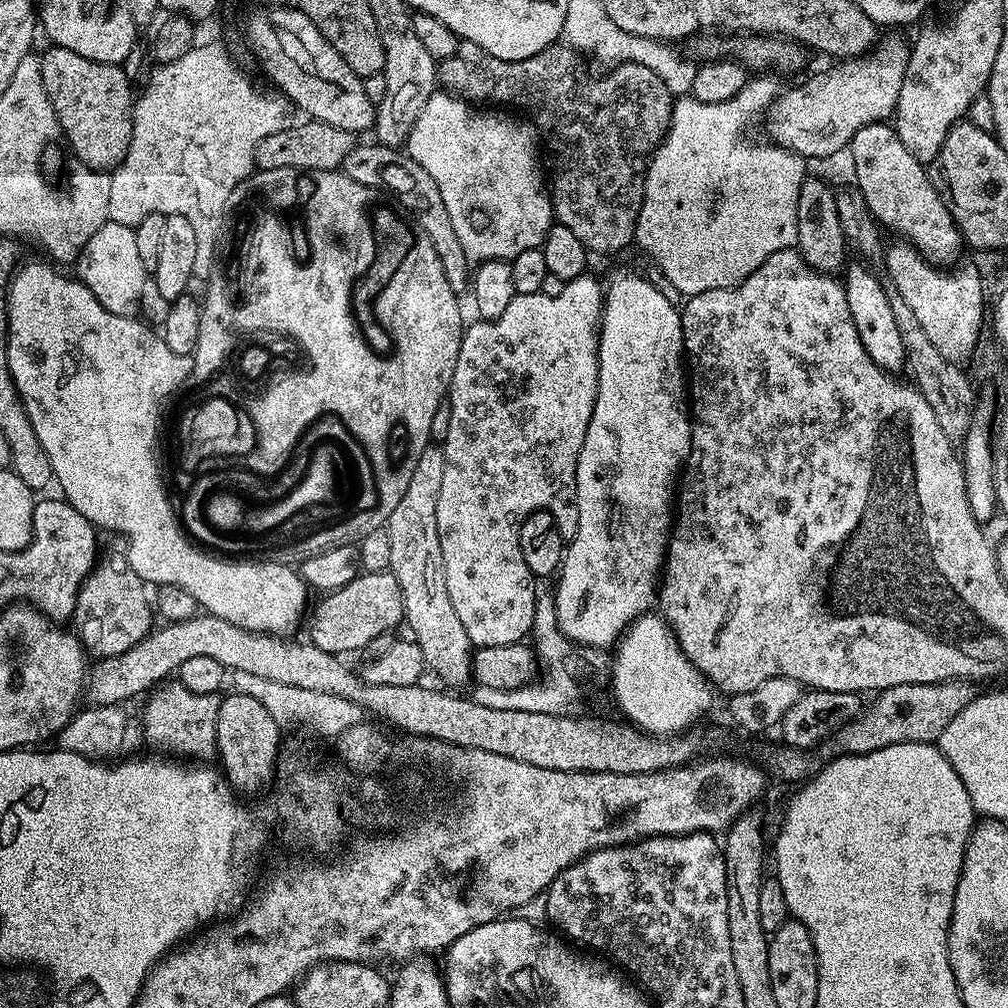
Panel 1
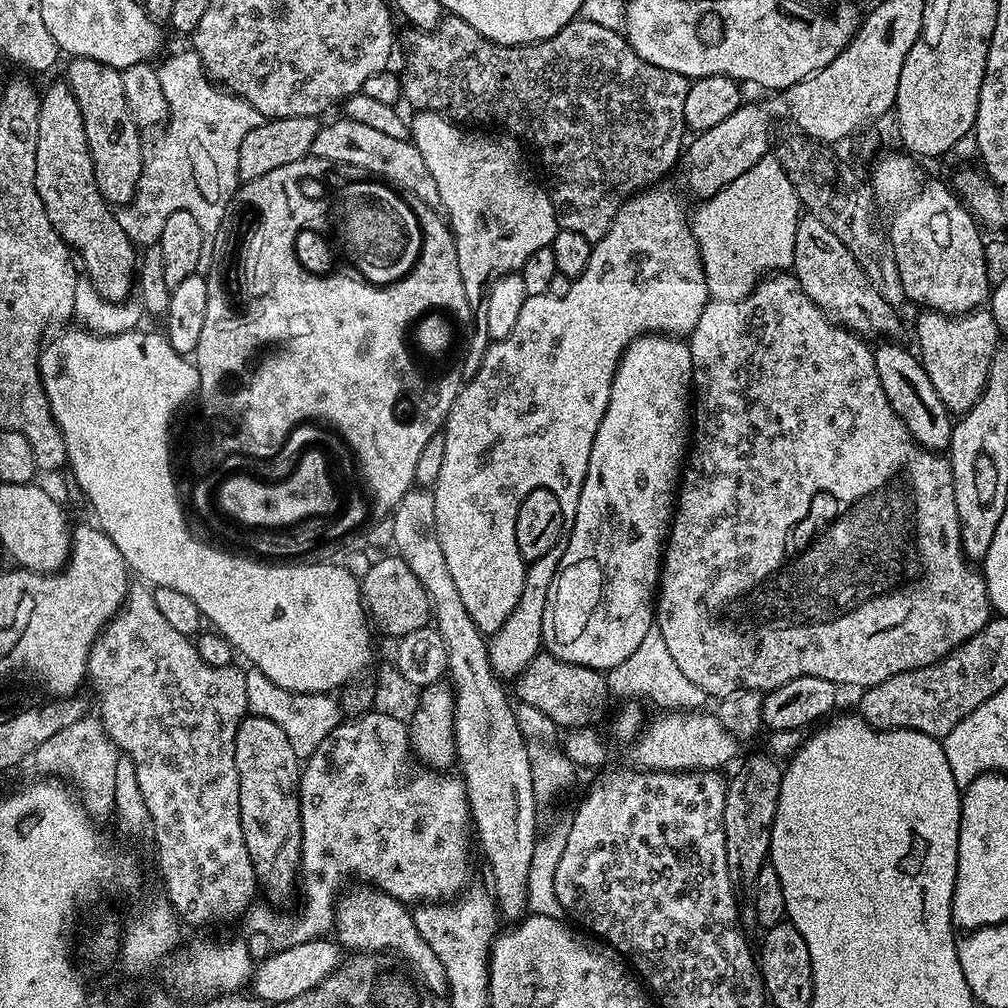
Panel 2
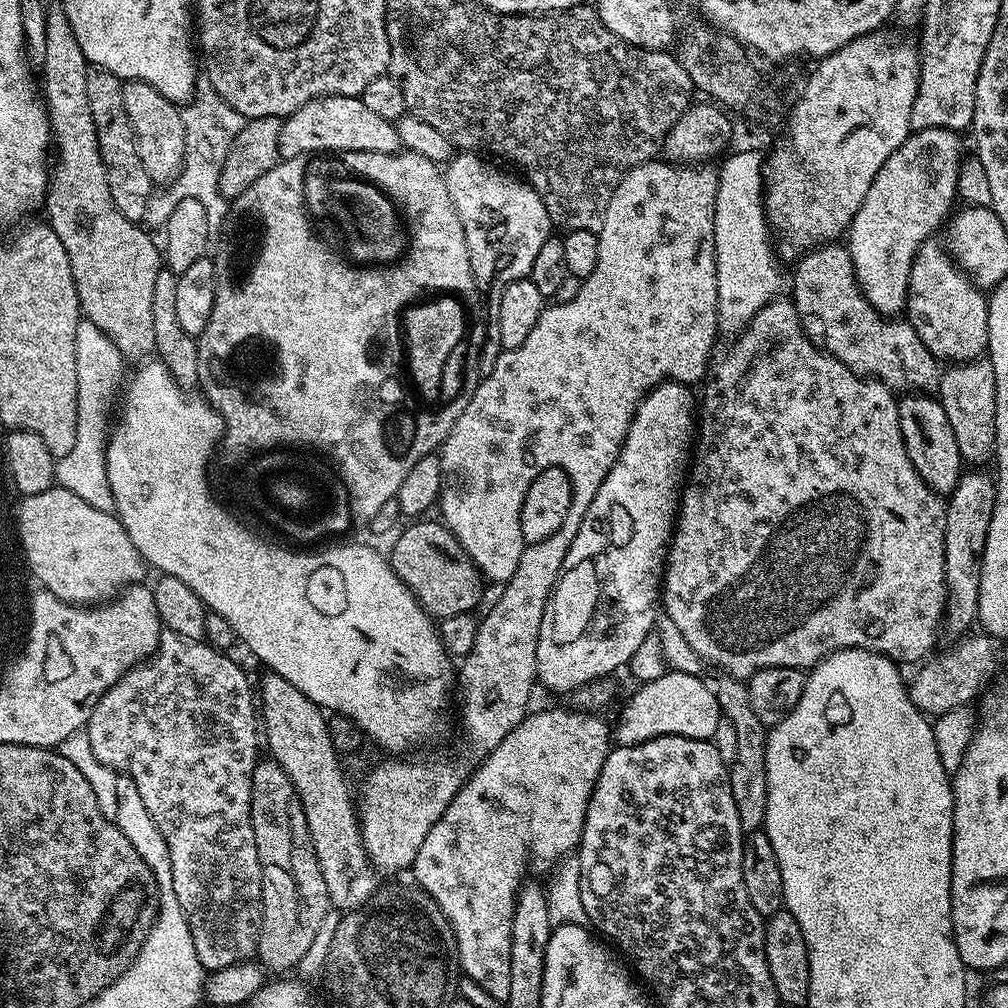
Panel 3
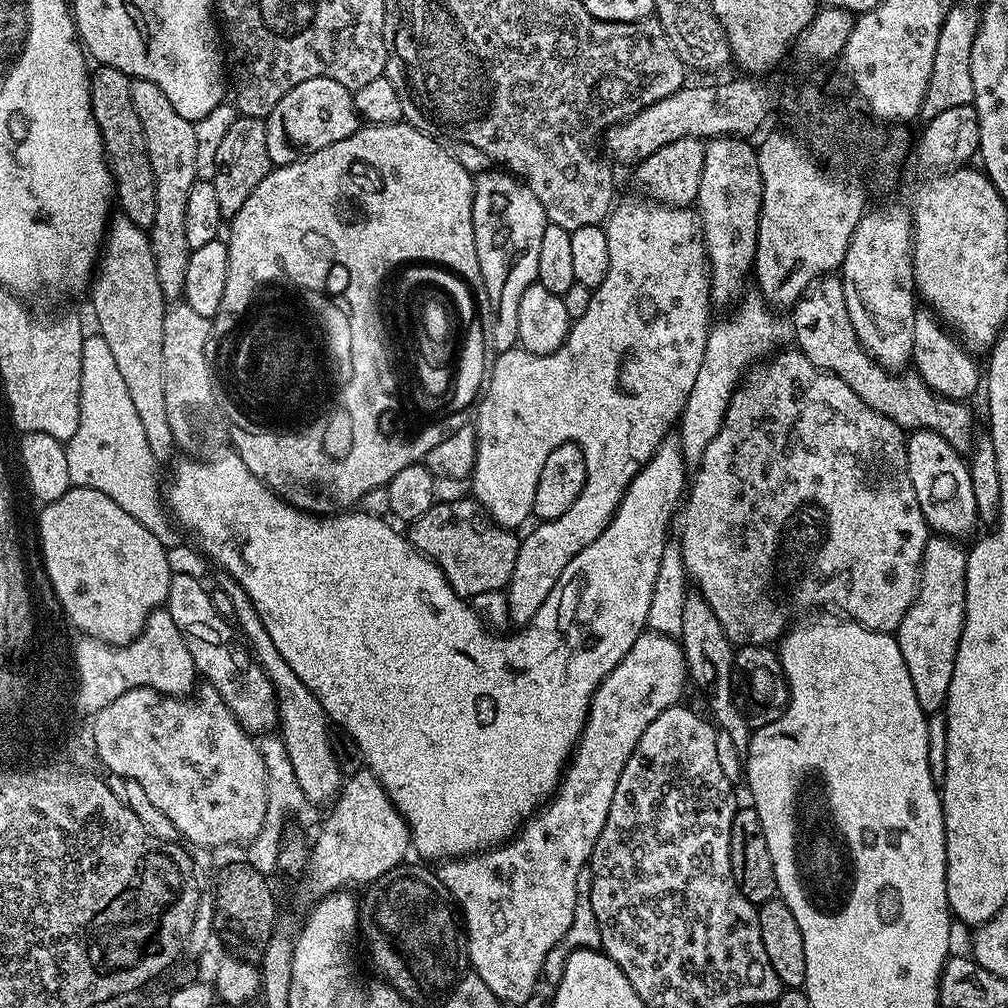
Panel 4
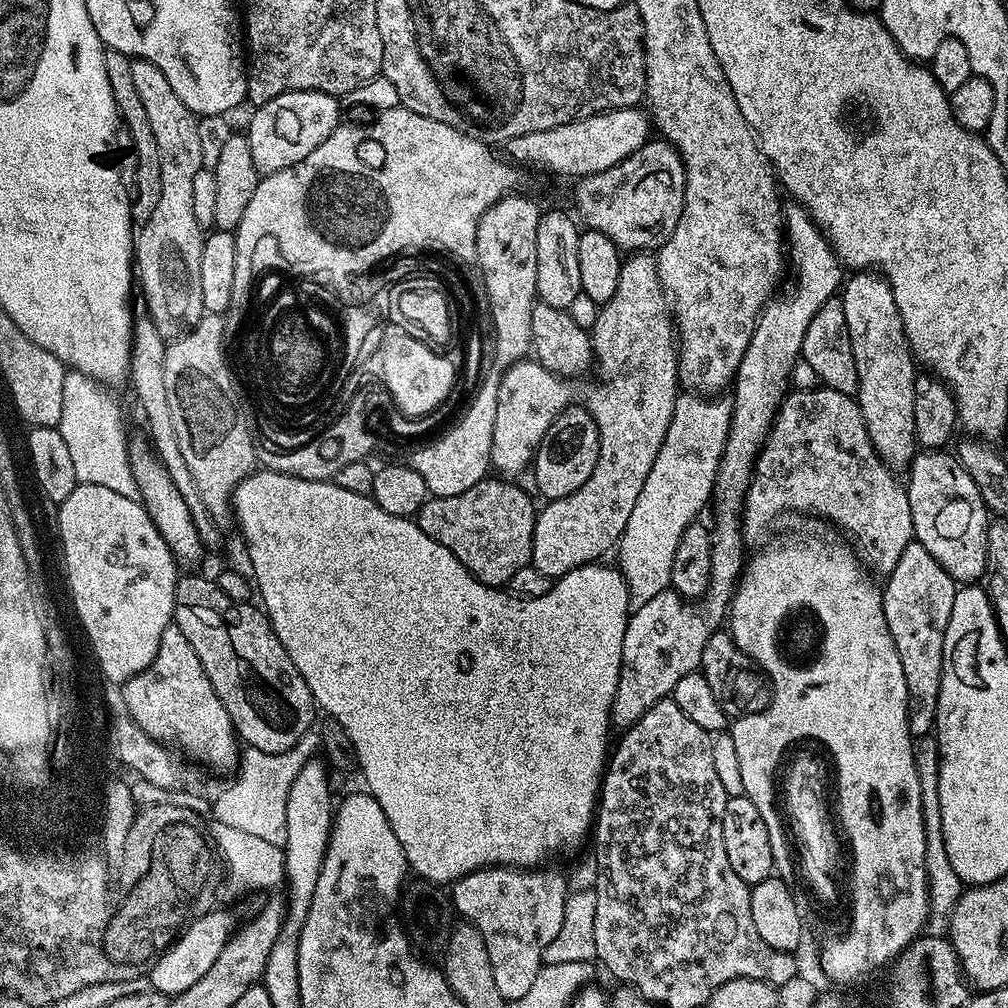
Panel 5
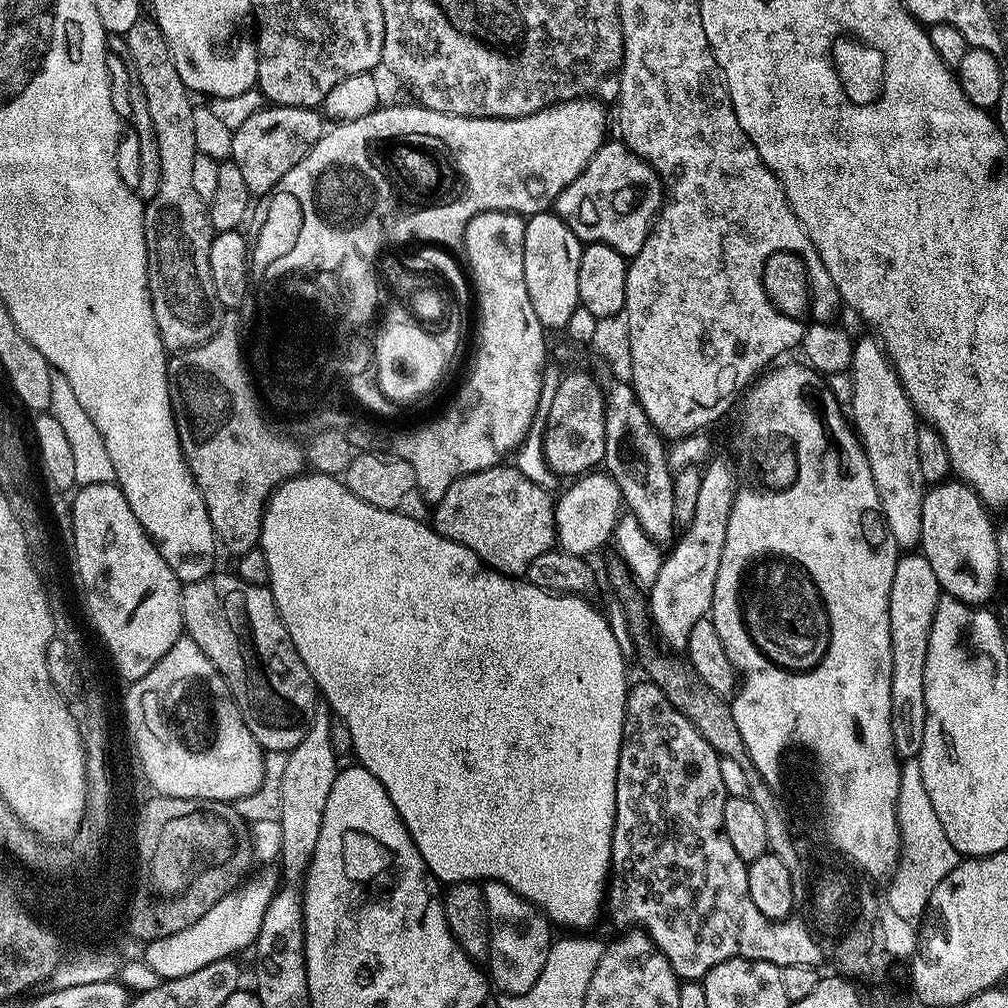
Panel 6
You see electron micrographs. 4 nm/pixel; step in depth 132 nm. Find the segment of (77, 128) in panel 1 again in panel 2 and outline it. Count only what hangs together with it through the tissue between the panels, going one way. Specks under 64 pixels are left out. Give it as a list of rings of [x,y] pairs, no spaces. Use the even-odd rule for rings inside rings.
[[[81,56],[67,62],[66,83],[74,98],[78,98],[78,110],[82,110],[82,126],[86,126],[86,146],[90,146],[98,190],[109,205],[128,204],[138,190],[138,178],[142,174],[146,148],[140,145],[142,129],[134,122],[130,106],[126,106],[122,71]]]

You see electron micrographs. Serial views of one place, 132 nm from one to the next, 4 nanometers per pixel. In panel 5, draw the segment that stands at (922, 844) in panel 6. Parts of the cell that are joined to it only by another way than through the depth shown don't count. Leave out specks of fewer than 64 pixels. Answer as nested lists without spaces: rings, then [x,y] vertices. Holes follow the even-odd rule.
[[[917,757],[916,769],[919,774],[919,786],[922,788],[923,822],[926,830],[926,868],[928,874],[929,918],[926,932],[929,936],[947,937],[949,918],[954,906],[961,896],[964,883],[958,878],[954,868],[950,866],[950,858],[946,855],[945,840],[942,838],[941,803],[938,802],[938,766],[939,757]]]

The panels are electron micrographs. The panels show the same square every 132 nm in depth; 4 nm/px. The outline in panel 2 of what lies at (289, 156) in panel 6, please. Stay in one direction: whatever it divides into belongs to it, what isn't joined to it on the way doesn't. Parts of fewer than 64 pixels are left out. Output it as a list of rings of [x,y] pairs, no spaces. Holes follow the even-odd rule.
[[[339,118],[333,124],[325,123],[320,133],[314,138],[311,155],[327,161],[329,165],[349,164],[352,168],[365,168],[373,177],[395,186],[401,193],[409,192],[412,200],[420,200],[426,206],[440,208],[438,182],[434,182],[434,174],[426,167],[422,154],[418,154],[416,145],[411,139],[389,138],[371,126],[362,122],[354,122],[347,118]]]

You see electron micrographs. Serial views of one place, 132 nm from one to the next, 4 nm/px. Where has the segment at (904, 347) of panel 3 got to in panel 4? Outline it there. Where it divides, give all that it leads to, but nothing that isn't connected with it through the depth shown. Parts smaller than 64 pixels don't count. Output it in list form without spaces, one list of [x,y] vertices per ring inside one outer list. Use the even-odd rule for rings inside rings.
[[[839,275],[822,276],[812,283],[792,305],[790,319],[796,335],[795,347],[806,354],[806,358],[810,358],[812,365],[821,372],[842,378],[842,382],[846,382],[846,386],[850,386],[850,390],[854,390],[854,394],[858,394],[858,398],[862,398],[870,410],[878,410],[878,414],[890,418],[890,422],[905,430],[938,434],[946,438],[946,442],[950,442],[956,452],[971,453],[974,431],[969,405],[932,392],[930,386],[926,386],[926,382],[922,382],[914,370],[899,372],[883,368],[860,345],[854,322],[850,322],[850,314],[846,310],[844,281]]]

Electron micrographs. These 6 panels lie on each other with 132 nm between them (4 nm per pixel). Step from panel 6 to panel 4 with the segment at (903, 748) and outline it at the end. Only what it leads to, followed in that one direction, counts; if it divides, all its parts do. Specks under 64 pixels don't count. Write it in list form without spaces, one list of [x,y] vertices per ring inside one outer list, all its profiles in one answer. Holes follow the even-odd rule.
[[[929,535],[920,563],[916,601],[906,610],[906,618],[902,618],[894,633],[906,670],[910,670],[910,682],[914,682],[918,706],[922,706],[925,714],[939,713],[947,705],[950,678],[954,678],[954,658],[958,654],[966,610],[968,554],[965,545],[960,544],[963,543],[959,539],[950,536]]]

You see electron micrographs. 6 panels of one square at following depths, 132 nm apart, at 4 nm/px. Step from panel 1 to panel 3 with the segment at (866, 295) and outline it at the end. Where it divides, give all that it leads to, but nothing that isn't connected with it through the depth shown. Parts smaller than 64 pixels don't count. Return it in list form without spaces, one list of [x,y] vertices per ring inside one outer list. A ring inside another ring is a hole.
[[[904,394],[899,397],[898,403],[902,442],[910,462],[914,462],[914,470],[918,470],[930,490],[951,494],[962,475],[962,461],[958,454],[958,442],[954,442],[954,430],[950,430],[950,422],[946,418],[946,410],[942,410],[939,399],[932,394]]]

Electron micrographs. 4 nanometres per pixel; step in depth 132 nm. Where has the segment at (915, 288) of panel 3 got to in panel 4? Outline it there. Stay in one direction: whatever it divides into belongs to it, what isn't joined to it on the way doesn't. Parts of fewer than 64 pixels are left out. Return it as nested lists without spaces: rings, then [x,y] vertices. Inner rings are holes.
[[[931,310],[917,311],[914,318],[914,350],[911,367],[930,386],[932,392],[951,400],[971,401],[971,396],[982,388],[982,368],[976,365],[977,357],[941,321]]]

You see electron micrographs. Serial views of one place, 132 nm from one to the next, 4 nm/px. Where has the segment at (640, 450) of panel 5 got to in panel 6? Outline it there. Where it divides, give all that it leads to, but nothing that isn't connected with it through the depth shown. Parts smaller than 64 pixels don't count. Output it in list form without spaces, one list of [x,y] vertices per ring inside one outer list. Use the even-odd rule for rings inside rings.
[[[600,470],[573,479],[569,484],[572,485],[569,488],[567,485],[555,501],[556,544],[559,551],[588,558],[591,552],[598,551],[607,540],[609,543],[613,539],[616,522],[622,515],[620,488],[611,475]]]

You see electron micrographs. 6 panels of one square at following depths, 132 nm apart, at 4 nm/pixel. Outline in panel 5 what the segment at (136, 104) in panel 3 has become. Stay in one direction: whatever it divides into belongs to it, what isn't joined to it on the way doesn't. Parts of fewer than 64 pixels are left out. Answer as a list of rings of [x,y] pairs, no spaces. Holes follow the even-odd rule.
[[[133,59],[130,71],[142,106],[150,117],[150,130],[154,134],[154,142],[158,142],[158,163],[162,165],[162,195],[158,198],[154,214],[150,214],[150,222],[139,225],[134,236],[134,268],[138,273],[139,291],[140,288],[144,291],[144,304],[148,307],[145,308],[146,314],[158,328],[161,338],[171,342],[189,332],[205,313],[198,269],[202,263],[206,232],[194,219],[193,205],[194,174],[198,174],[198,170],[204,167],[202,146],[198,139],[198,117],[188,109],[186,102],[182,102],[182,98],[178,98],[178,94],[174,94],[166,74],[162,74],[154,62]]]

